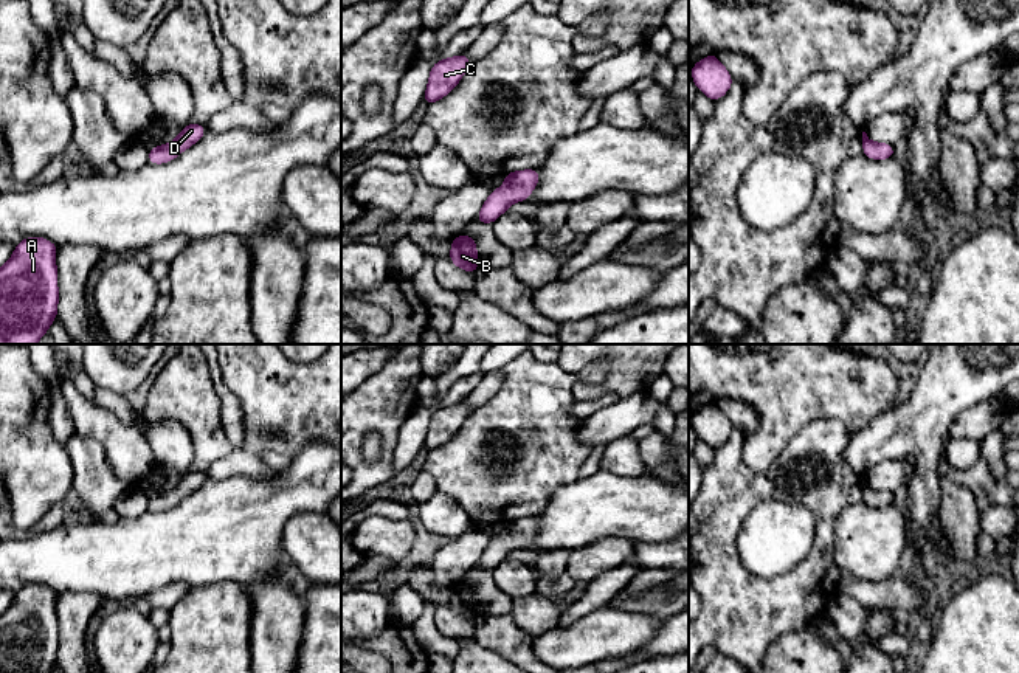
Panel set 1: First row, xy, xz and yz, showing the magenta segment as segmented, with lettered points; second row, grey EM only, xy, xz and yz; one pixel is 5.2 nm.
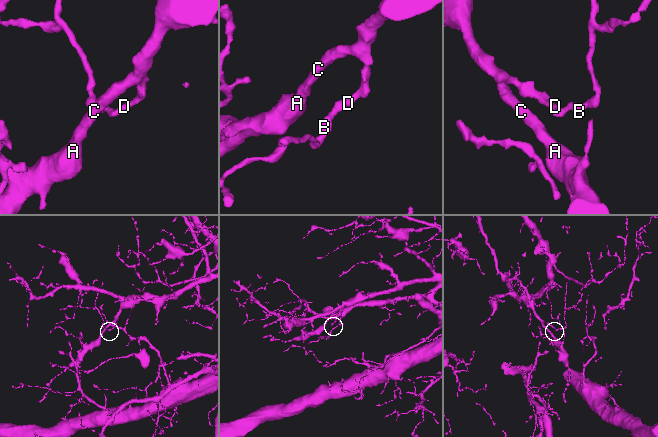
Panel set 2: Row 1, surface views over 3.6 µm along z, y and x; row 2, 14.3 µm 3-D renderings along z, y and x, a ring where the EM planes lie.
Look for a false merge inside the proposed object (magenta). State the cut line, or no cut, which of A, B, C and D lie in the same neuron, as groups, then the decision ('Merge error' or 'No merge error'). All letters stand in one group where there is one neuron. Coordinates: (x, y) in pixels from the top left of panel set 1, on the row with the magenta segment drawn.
No split. Groups: A B C D. No merge error

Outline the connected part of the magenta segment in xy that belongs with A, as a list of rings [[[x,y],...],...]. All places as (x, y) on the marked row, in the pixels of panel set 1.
[[[25,237],[0,268],[0,344],[36,344],[57,318],[57,245]]]

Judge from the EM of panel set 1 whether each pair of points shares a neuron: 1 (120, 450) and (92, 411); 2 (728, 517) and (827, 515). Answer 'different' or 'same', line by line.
1: same
2: same

